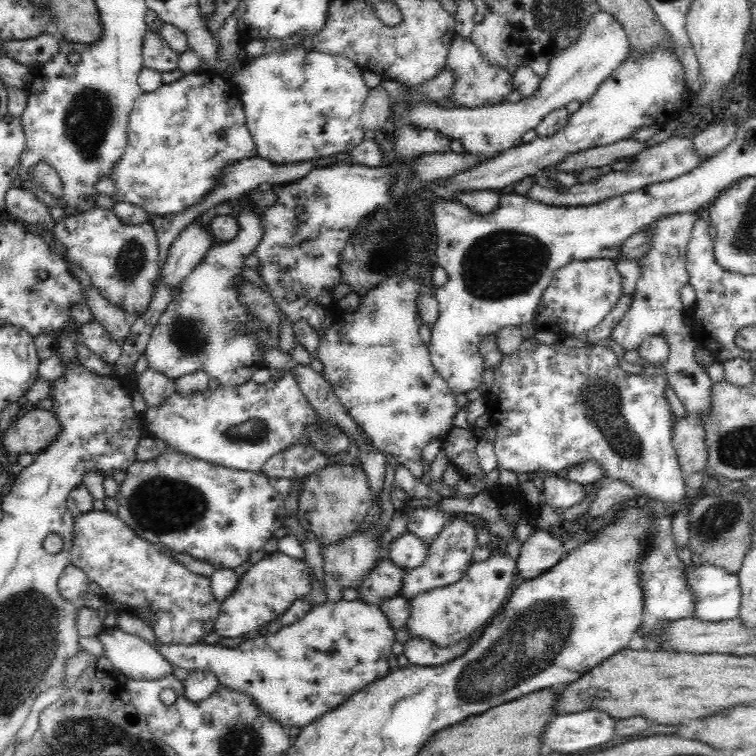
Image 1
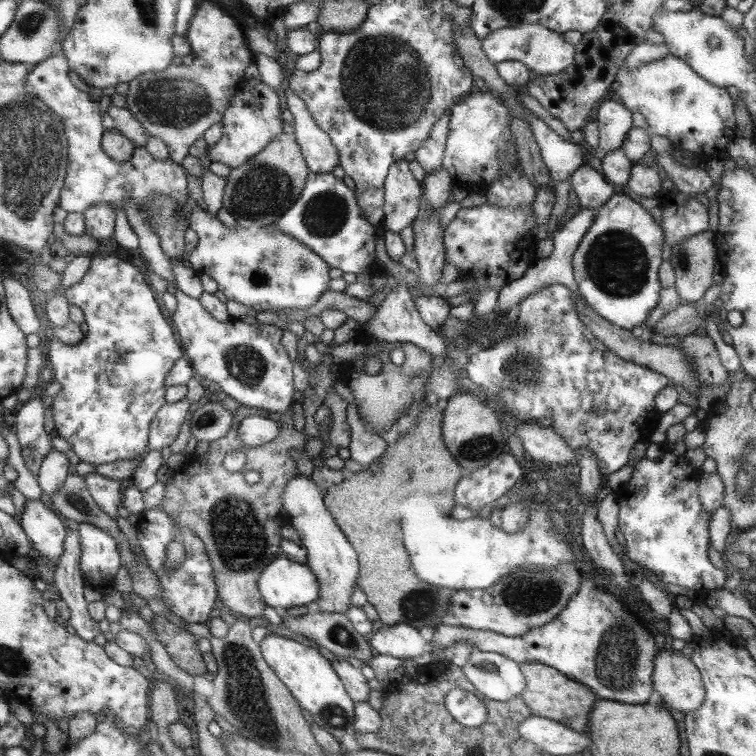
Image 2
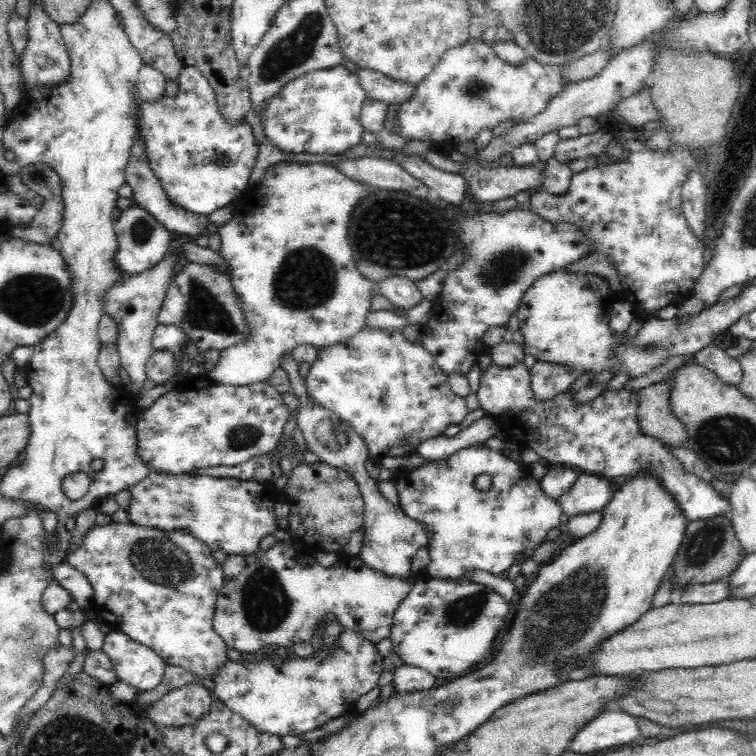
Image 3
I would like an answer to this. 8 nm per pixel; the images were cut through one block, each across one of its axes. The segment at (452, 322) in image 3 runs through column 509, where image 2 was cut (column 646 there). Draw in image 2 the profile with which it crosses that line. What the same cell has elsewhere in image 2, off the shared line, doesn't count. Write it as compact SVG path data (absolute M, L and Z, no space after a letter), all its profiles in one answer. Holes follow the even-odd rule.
M618 193L609 203L598 208L590 230L573 254L573 273L578 288L586 302L608 322L622 329L636 331L645 328L644 322L658 306L663 286L660 284L659 268L663 262L662 248L664 230L657 219L643 205L627 195Z

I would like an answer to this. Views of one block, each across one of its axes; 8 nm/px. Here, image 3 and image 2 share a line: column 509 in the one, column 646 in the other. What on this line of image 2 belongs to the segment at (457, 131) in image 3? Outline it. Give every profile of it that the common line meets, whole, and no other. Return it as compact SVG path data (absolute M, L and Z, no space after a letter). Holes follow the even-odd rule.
M669 54L639 68L623 67L617 73L610 91L617 94L625 108L633 114L644 115L650 134L666 136L674 149L715 154L726 151L725 148L737 136L730 94L699 76L680 57Z

